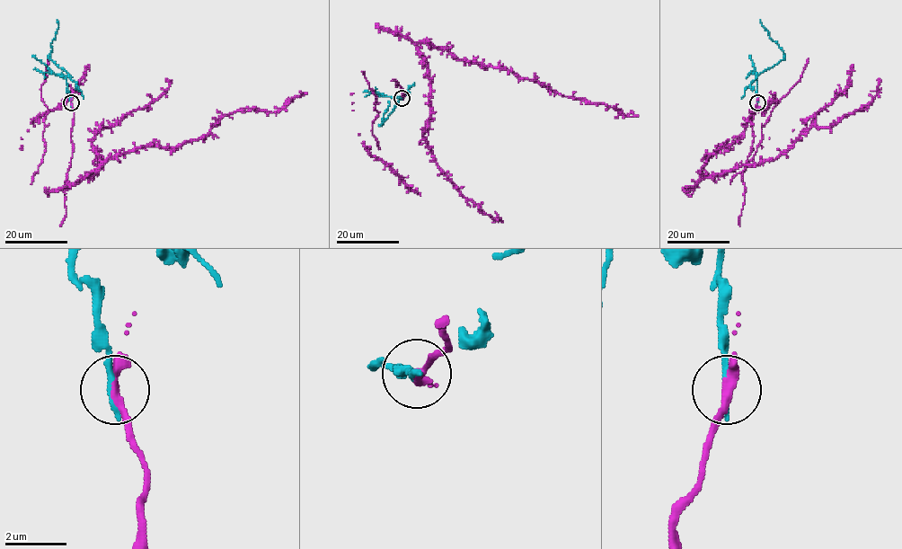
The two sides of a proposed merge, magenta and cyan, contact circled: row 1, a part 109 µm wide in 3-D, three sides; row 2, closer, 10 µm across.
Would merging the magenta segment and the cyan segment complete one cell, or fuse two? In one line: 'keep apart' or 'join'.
keep apart

